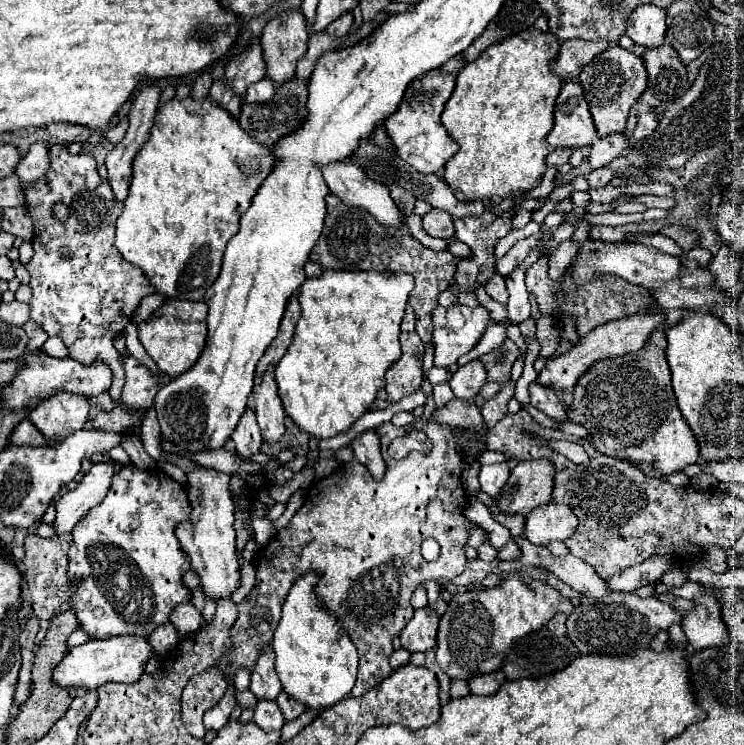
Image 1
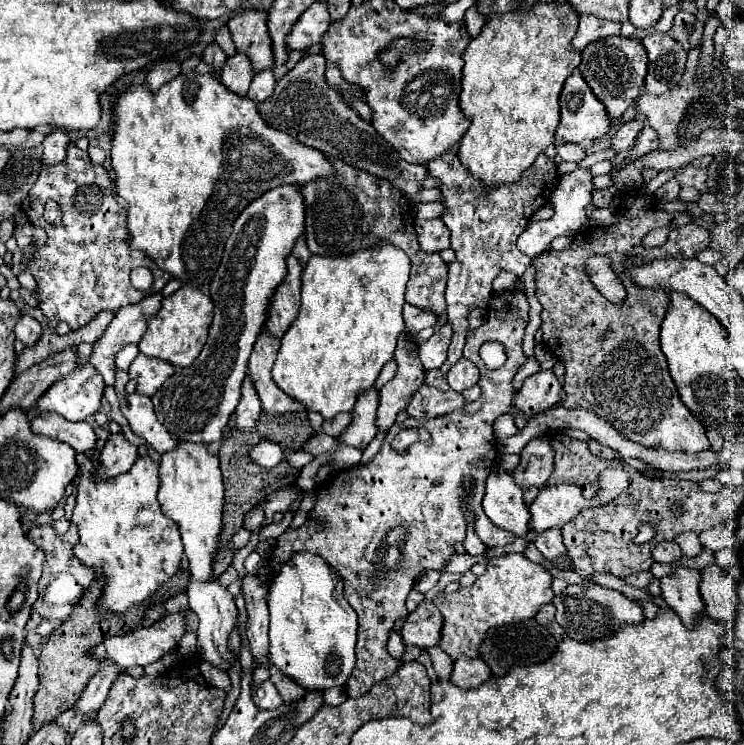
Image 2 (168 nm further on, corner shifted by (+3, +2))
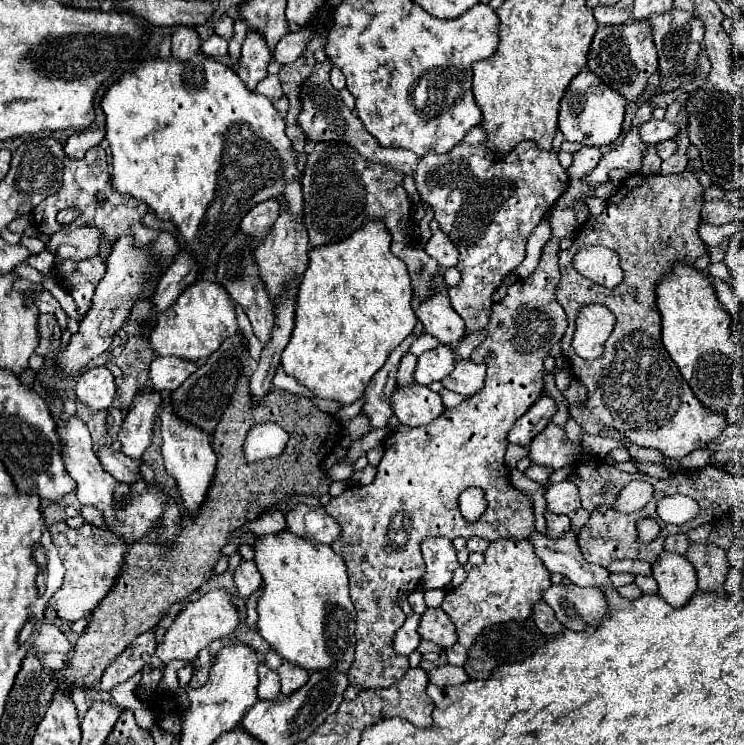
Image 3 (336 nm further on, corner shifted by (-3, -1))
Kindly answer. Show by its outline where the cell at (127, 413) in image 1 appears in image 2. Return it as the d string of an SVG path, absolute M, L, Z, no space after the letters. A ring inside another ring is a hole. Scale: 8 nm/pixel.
M140 353L132 361L128 373L130 373L130 379L138 381L138 393L150 397L174 373L174 367L164 359L150 359Z

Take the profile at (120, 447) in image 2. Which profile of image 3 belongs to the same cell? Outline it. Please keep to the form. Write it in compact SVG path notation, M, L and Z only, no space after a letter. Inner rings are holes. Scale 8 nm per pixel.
M146 392L138 394L134 398L134 406L128 412L120 432L118 440L122 444L122 452L134 460L140 460L144 450L152 442L152 426L154 426L154 414L158 412L162 398L158 392Z

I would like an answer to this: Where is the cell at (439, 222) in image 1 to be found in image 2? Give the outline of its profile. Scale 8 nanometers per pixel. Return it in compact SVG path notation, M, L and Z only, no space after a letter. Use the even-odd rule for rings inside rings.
M430 219L430 221L416 221L416 233L422 251L428 253L440 253L450 247L450 231L442 223L442 219Z

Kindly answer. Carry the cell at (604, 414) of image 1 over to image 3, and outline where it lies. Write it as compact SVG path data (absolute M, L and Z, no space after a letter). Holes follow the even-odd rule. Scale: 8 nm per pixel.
M690 170L668 176L628 176L608 200L608 208L582 224L572 246L562 250L558 260L562 276L556 286L556 300L568 316L568 328L560 344L564 356L570 360L572 374L588 390L584 402L570 404L570 416L588 434L598 434L602 428L614 428L626 434L634 444L656 448L674 460L682 460L698 448L708 448L726 428L724 416L698 402L666 352L660 338L662 322L656 304L658 280L666 278L676 264L682 262L690 266L708 252L698 236L703 203L702 186ZM590 244L608 246L620 256L624 282L614 290L594 284L572 266L580 246ZM588 304L602 304L616 318L614 330L604 344L604 354L598 360L584 360L570 348L576 314Z

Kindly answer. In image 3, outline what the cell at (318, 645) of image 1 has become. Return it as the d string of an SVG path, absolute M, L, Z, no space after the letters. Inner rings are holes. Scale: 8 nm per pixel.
M282 530L256 542L254 560L264 580L264 594L258 600L258 632L270 648L306 672L332 666L348 672L356 650L356 608L348 596L348 574L342 556L326 544Z

